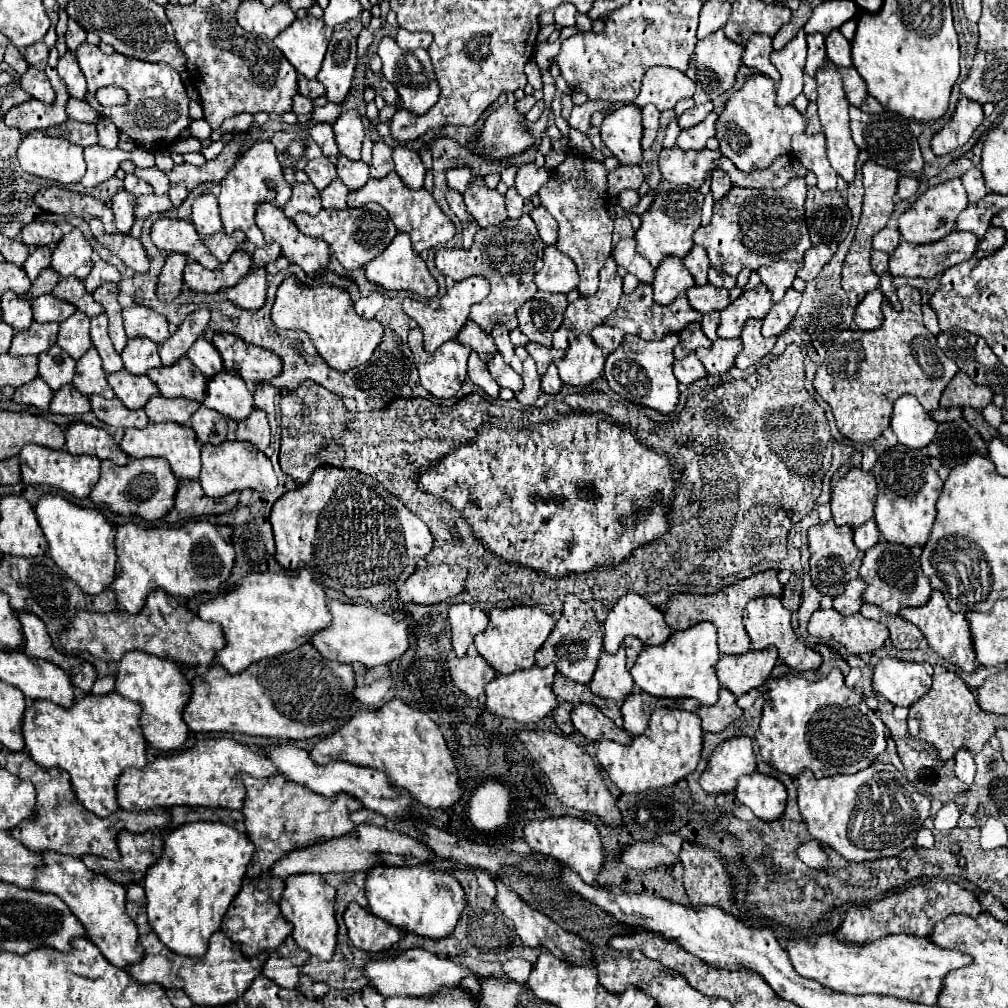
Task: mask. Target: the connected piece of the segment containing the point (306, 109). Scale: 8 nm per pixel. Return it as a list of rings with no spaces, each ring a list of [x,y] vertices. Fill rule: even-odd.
[[[296,94],[294,104],[292,104],[292,112],[298,114],[298,116],[302,116],[302,114],[310,114],[310,112],[312,112],[312,100],[304,98],[302,94]]]

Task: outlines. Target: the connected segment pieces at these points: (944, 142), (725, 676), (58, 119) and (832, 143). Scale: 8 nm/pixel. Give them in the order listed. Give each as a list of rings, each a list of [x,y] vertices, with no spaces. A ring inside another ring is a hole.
[[[960,98],[952,120],[932,138],[934,154],[942,156],[964,146],[972,138],[974,130],[982,124],[982,120],[984,120],[982,104],[970,98]]]
[[[774,646],[764,650],[750,650],[742,656],[722,654],[716,664],[716,674],[720,684],[738,698],[754,688],[760,688],[770,676],[776,660],[778,650]]]
[[[52,46],[50,48],[50,60],[48,60],[48,66],[46,66],[46,74],[52,78],[56,102],[44,104],[44,102],[30,100],[26,104],[20,104],[20,106],[8,110],[6,116],[4,116],[4,122],[10,128],[20,130],[22,136],[26,136],[34,130],[44,130],[48,126],[58,126],[58,124],[68,120],[68,114],[64,110],[64,104],[68,100],[68,92],[66,92],[64,82],[56,74],[56,64],[58,64],[58,50],[56,50],[56,46]]]
[[[828,60],[818,72],[816,72],[816,82],[818,82],[818,116],[822,122],[822,130],[826,136],[826,154],[832,164],[832,168],[850,184],[856,174],[856,158],[858,158],[858,148],[852,142],[852,132],[850,132],[850,120],[848,120],[848,100],[844,98],[842,82],[838,68]]]

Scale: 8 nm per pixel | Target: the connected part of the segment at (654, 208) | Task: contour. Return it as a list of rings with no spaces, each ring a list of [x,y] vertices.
[[[680,186],[666,194],[656,194],[652,206],[642,214],[642,226],[636,232],[638,252],[654,268],[658,268],[666,256],[684,258],[692,250],[692,246],[694,246],[692,234],[700,228],[702,202],[704,202],[704,196],[696,190],[688,190],[688,186]]]

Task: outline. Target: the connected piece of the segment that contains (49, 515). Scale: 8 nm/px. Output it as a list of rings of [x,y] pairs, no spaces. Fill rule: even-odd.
[[[44,494],[36,504],[36,518],[48,540],[50,558],[82,588],[84,594],[96,596],[112,584],[116,568],[114,528],[100,512],[80,508],[58,494]]]

